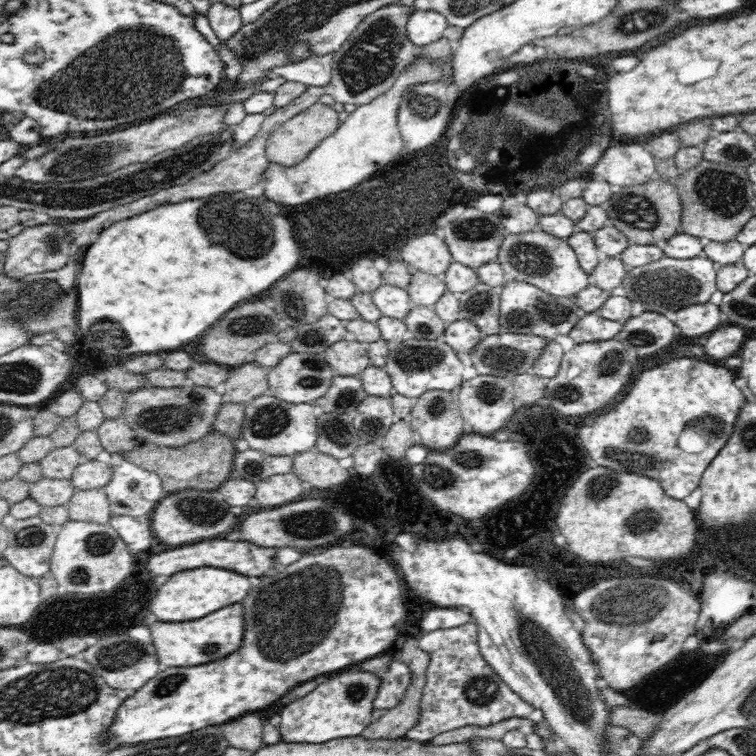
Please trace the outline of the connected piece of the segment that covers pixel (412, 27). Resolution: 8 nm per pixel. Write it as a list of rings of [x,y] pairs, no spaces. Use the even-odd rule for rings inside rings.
[[[416,10],[410,15],[406,29],[408,38],[420,47],[440,40],[448,26],[448,21],[441,12]]]

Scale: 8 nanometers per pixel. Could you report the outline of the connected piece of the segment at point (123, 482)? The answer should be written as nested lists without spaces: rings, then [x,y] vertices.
[[[110,453],[110,456],[108,466],[112,475],[110,482],[106,486],[102,486],[102,490],[108,497],[111,515],[148,518],[158,502],[166,496],[162,479],[156,473],[132,464],[121,453]]]

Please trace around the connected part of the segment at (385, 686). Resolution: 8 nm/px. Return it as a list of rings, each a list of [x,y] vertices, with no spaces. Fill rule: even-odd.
[[[392,658],[386,672],[378,675],[380,686],[376,692],[376,698],[372,700],[373,708],[392,708],[400,702],[400,698],[404,696],[408,682],[410,682],[411,673],[408,665],[402,663],[399,658]]]

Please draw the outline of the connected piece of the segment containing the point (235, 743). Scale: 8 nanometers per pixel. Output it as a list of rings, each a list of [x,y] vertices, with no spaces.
[[[244,714],[242,718],[222,723],[218,727],[224,733],[229,746],[254,752],[265,746],[262,740],[265,724],[256,714]]]

